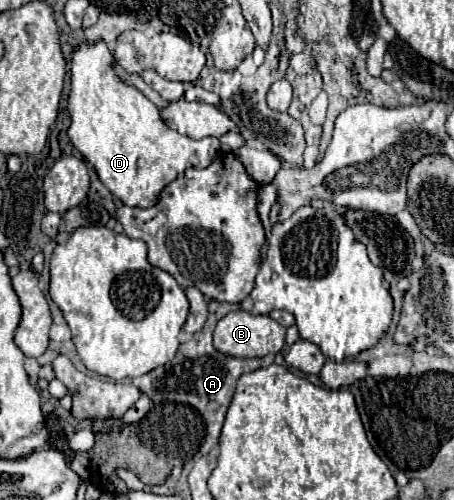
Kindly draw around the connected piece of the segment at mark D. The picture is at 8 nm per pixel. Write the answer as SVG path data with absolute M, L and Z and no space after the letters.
M104 42L82 44L80 48L76 48L72 56L72 92L68 96L68 112L72 116L68 136L74 148L86 158L86 162L90 162L96 168L102 184L130 208L156 206L162 190L176 176L184 174L184 170L190 166L194 168L210 166L212 160L216 158L216 152L218 154L222 152L218 138L194 140L168 128L158 118L158 108L142 92L120 82L120 74L116 72L116 68L112 68L112 52Z

